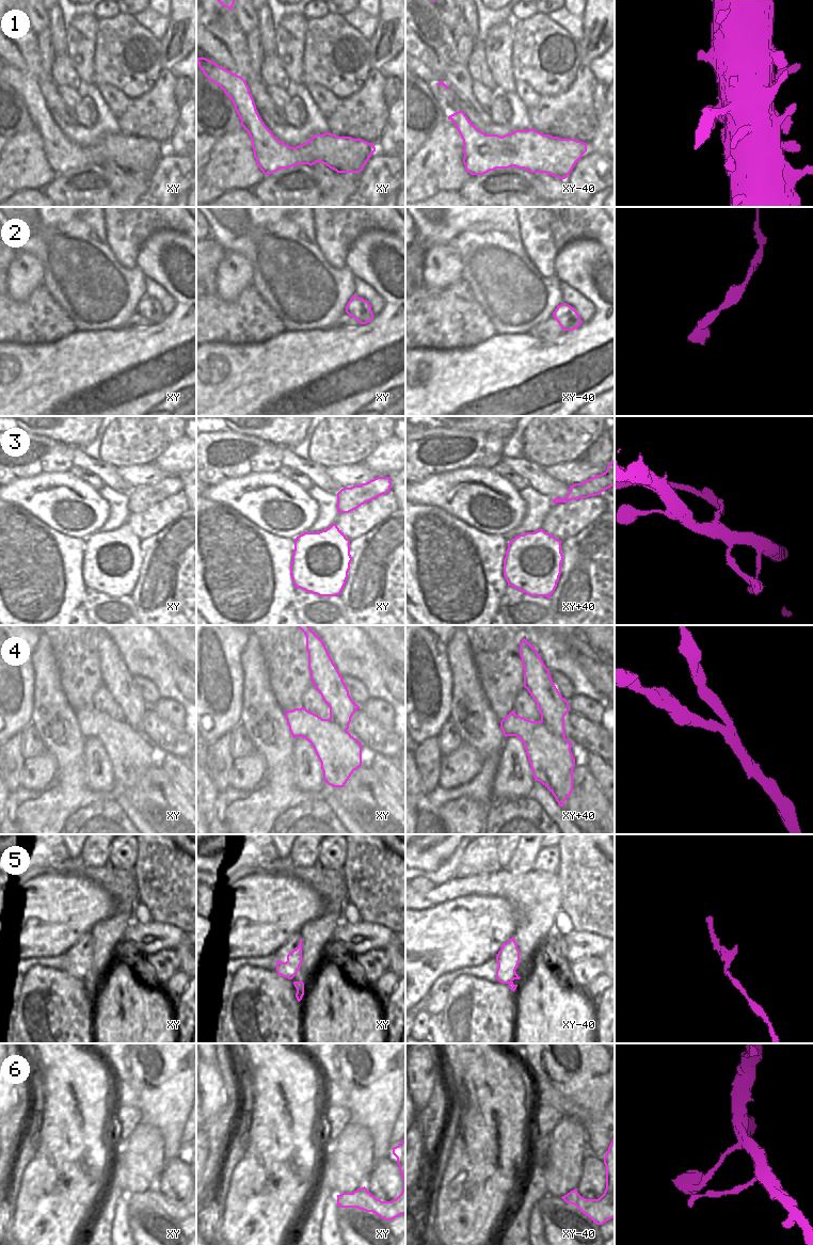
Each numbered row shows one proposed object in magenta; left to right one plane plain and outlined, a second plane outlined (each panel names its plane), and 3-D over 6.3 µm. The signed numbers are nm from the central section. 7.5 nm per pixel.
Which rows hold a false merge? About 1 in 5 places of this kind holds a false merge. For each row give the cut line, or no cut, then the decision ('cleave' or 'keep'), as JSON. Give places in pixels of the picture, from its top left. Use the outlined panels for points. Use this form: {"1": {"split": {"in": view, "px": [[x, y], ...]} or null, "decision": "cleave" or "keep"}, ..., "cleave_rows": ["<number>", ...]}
{"1": {"split": null, "decision": "keep"}, "2": {"split": null, "decision": "keep"}, "3": {"split": {"in": "xy", "px": [[360, 485], [355, 492], [365, 501]]}, "decision": "cleave"}, "4": {"split": {"in": "xy", "px": [[361, 761], [341, 767], [336, 778], [325, 782]]}, "decision": "cleave"}, "5": {"split": null, "decision": "keep"}, "6": {"split": null, "decision": "keep"}, "cleave_rows": ["3", "4"]}

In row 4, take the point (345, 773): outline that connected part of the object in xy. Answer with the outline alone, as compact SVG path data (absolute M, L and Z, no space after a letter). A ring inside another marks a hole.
M352 762L348 768L340 768L338 778L333 781L326 781L333 787L344 787L354 770L362 766L362 762Z

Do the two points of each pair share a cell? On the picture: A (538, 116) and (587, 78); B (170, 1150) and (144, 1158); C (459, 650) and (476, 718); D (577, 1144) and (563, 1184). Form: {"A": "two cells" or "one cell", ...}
{"A": "one cell", "B": "two cells", "C": "one cell", "D": "one cell"}

